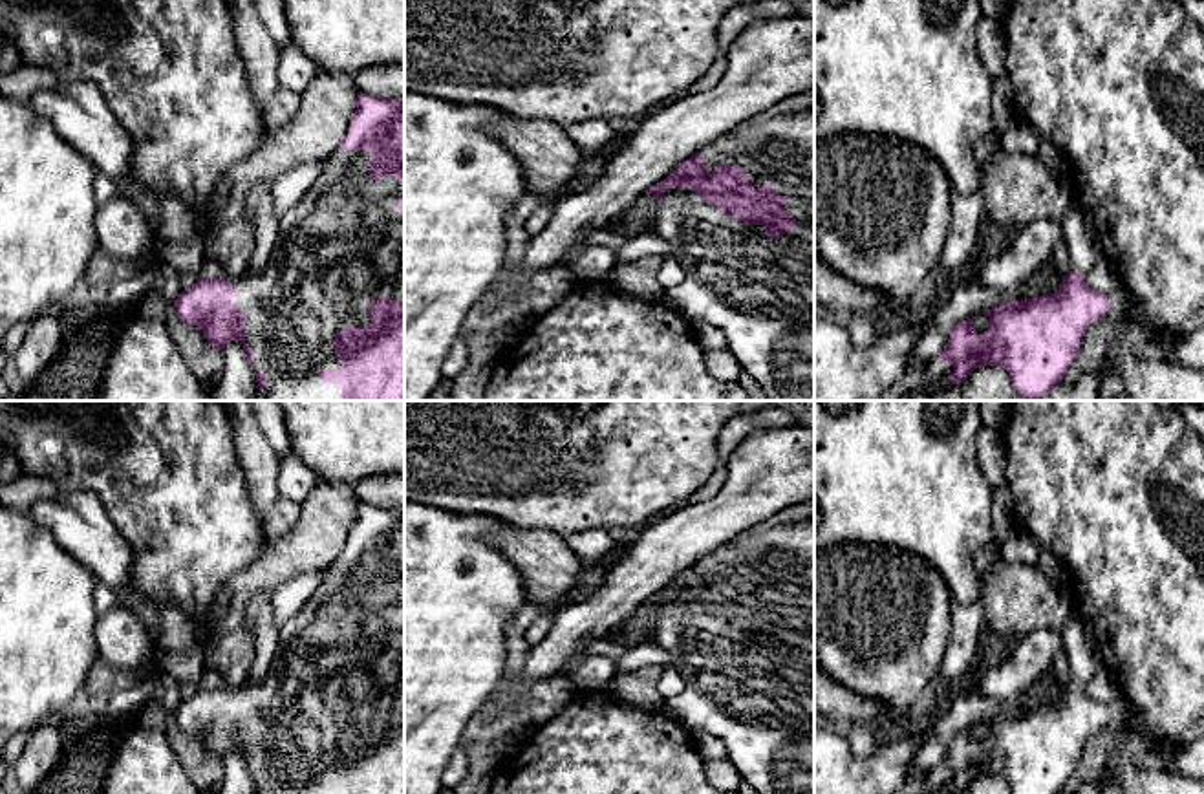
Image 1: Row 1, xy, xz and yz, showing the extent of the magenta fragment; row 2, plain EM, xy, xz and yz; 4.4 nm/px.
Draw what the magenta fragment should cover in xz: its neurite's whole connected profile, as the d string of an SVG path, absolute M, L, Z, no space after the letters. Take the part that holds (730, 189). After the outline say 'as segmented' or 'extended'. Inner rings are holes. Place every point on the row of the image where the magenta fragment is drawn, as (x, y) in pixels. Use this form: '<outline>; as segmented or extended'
M814 108L783 113L719 135L681 163L666 179L653 185L648 194L661 199L653 209L650 232L670 245L668 256L677 260L686 274L679 285L666 291L662 302L679 311L690 324L703 320L717 327L743 371L761 386L769 401L814 401Z; extended

